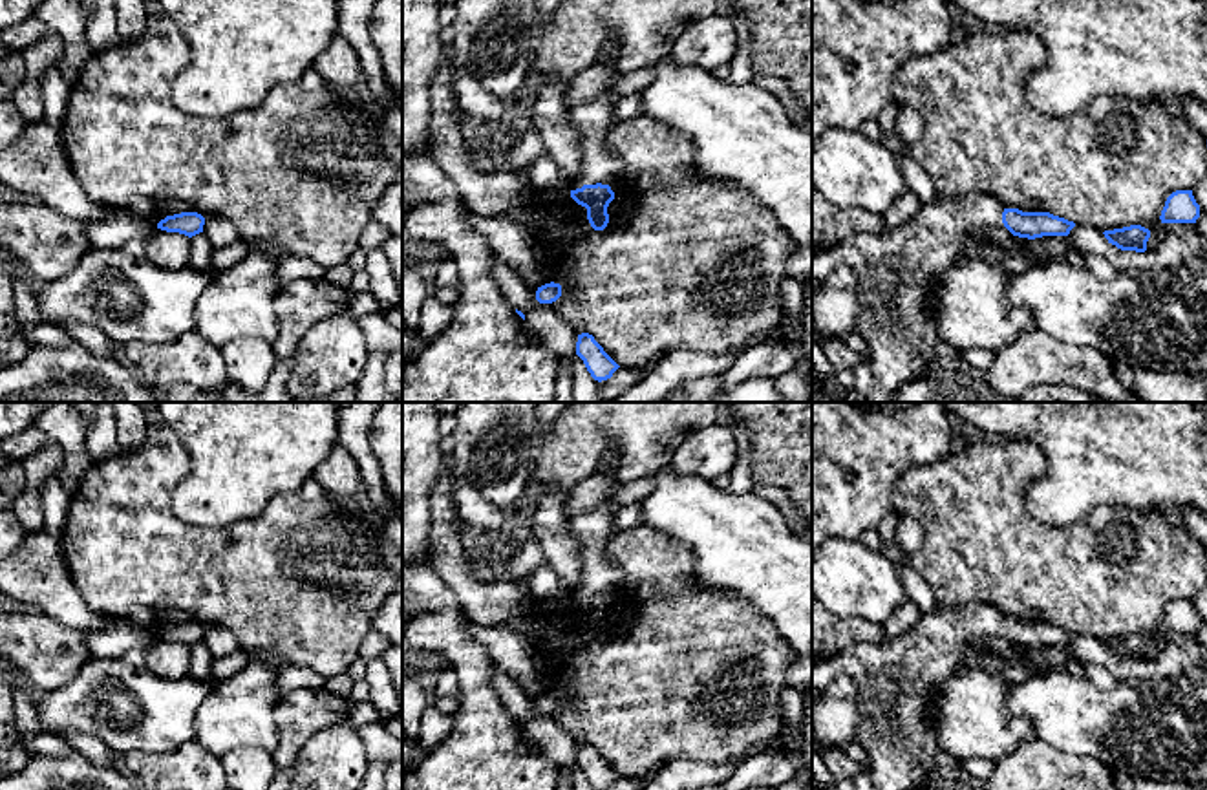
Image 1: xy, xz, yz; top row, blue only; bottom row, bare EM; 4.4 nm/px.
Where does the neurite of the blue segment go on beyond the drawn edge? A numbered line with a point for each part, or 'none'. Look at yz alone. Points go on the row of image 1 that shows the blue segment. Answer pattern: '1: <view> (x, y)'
1: yz (897, 269)

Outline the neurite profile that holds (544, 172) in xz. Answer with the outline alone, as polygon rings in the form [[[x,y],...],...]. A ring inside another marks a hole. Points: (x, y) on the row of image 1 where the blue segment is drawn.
[[[543,152],[538,155],[527,168],[525,176],[529,181],[543,190],[558,190],[558,192],[571,192],[571,185],[565,179],[563,172],[556,165],[556,161]]]

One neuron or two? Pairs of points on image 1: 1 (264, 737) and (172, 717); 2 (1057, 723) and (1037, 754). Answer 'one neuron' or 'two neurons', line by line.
1: two neurons
2: two neurons

